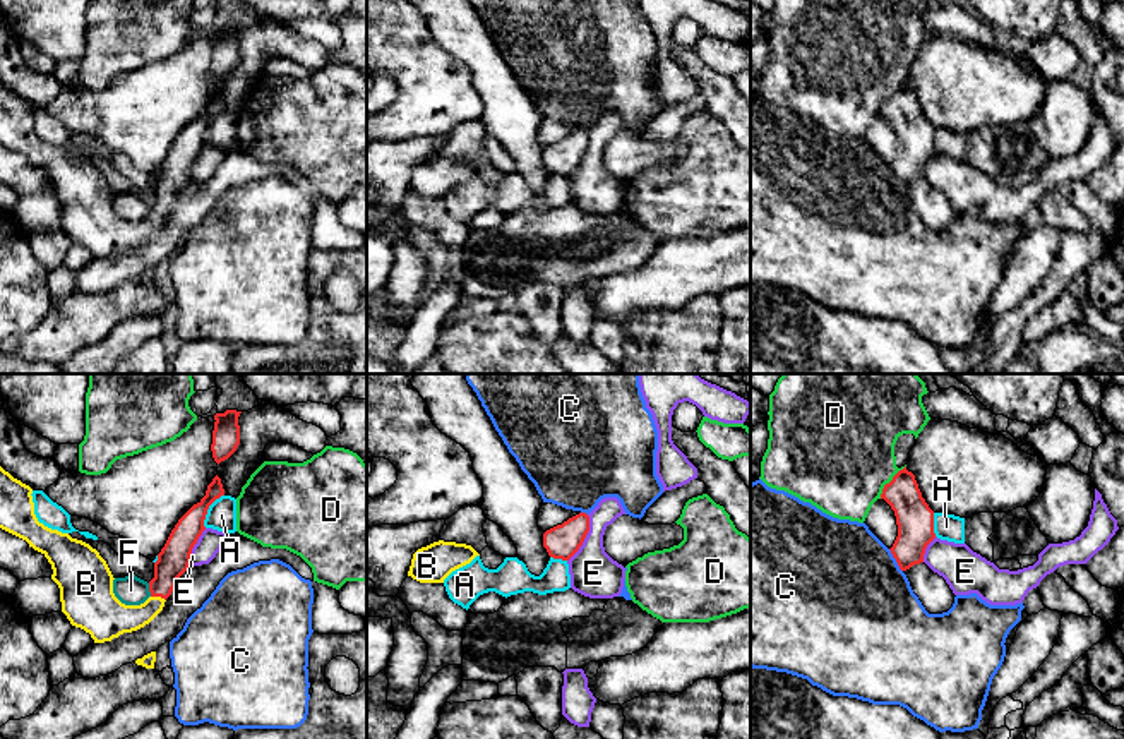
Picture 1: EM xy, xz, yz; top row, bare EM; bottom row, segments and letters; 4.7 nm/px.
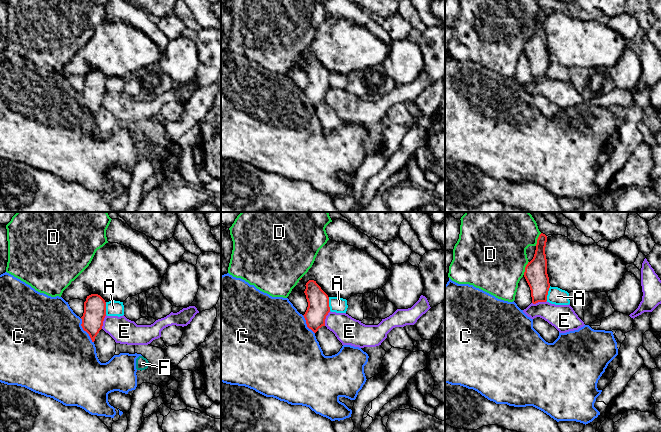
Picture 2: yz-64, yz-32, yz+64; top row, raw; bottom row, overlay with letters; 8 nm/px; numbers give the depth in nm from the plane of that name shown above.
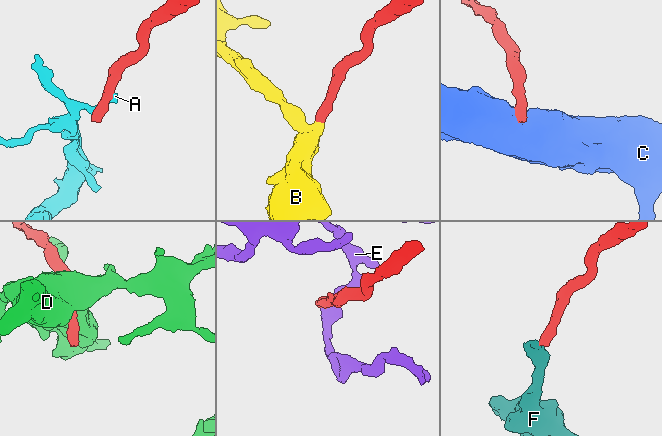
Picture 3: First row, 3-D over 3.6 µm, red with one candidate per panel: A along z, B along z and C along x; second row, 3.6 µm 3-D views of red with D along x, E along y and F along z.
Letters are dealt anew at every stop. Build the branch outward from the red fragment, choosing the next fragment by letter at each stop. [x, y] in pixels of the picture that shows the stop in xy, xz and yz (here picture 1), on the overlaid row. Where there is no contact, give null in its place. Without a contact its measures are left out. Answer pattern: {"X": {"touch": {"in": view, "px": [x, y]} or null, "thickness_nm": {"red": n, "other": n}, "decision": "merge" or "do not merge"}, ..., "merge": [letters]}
{"A": {"touch": {"in": "xy", "px": [208, 508]}, "thickness_nm": {"red": 130, "other": 140}, "decision": "do not merge"}, "B": {"touch": {"in": "xy", "px": [158, 595]}, "thickness_nm": {"red": 150, "other": 180}, "decision": "merge"}, "C": {"touch": {"in": "yz", "px": [896, 561]}, "thickness_nm": {"red": 180, "other": 500}, "decision": "do not merge"}, "D": {"touch": {"in": "yz", "px": [890, 482]}, "thickness_nm": {"red": 180, "other": 480}, "decision": "do not merge"}, "E": {"touch": {"in": "xz", "px": [585, 537]}, "thickness_nm": {"red": 160, "other": 220}, "decision": "do not merge"}, "F": {"touch": {"in": "xy", "px": [149, 590]}, "thickness_nm": {"red": 150, "other": 140}, "decision": "do not merge"}, "merge": ["B"]}

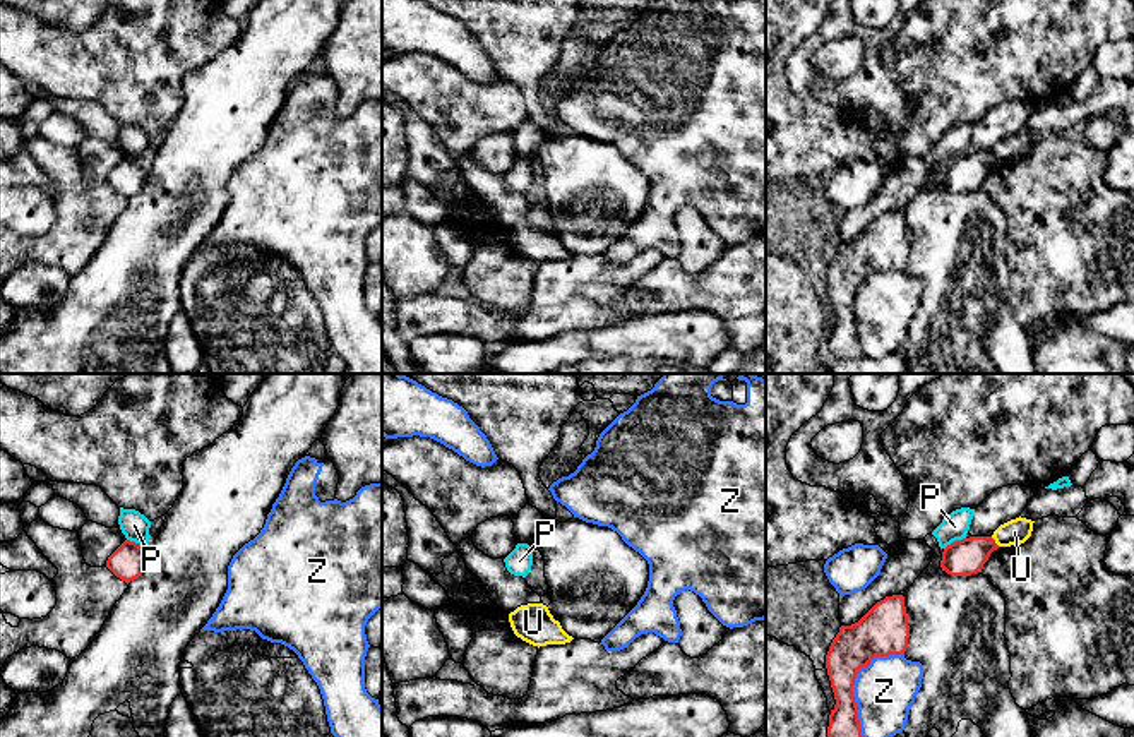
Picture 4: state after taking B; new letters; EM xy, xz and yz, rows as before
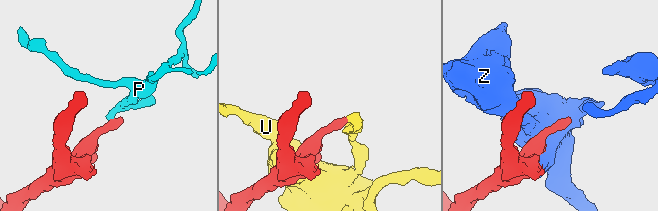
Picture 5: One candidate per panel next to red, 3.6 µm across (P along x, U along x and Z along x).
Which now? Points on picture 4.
{"P": {"touch": {"in": "yz", "px": [954, 542]}, "thickness_nm": {"red": 180, "other": 130}, "decision": "do not merge"}, "U": {"touch": {"in": "yz", "px": [994, 542]}, "thickness_nm": {"red": 180, "other": 120}, "decision": "do not merge"}, "Z": {"touch": {"in": "yz", "px": [853, 681]}, "thickness_nm": {"red": 200, "other": 280}, "decision": "do not merge"}, "merge": []}

